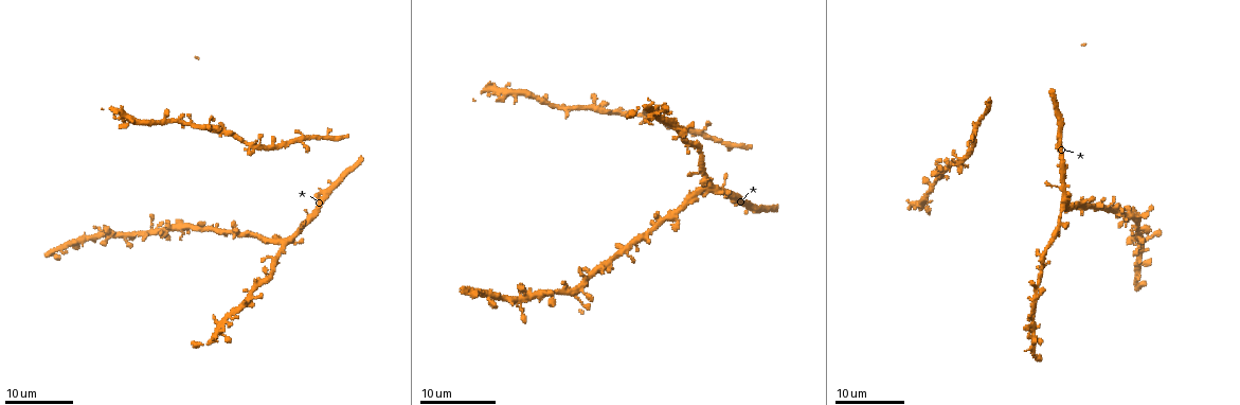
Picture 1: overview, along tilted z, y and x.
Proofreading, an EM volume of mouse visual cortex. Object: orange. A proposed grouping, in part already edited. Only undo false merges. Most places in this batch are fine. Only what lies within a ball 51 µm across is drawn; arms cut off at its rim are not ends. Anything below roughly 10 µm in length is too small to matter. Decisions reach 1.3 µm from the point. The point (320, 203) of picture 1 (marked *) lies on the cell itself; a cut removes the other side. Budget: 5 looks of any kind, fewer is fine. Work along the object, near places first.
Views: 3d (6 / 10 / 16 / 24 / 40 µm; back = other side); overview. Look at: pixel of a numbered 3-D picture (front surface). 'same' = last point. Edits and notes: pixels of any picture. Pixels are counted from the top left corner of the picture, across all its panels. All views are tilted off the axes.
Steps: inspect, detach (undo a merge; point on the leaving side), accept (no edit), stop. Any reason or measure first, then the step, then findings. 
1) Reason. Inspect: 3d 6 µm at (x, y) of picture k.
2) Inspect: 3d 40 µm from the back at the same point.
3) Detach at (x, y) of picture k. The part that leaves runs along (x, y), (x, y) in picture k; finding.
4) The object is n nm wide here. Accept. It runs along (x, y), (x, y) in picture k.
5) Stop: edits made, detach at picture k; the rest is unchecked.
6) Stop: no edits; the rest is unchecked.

Inspect: 3d 24 µm at (709, 183) of picture 1.

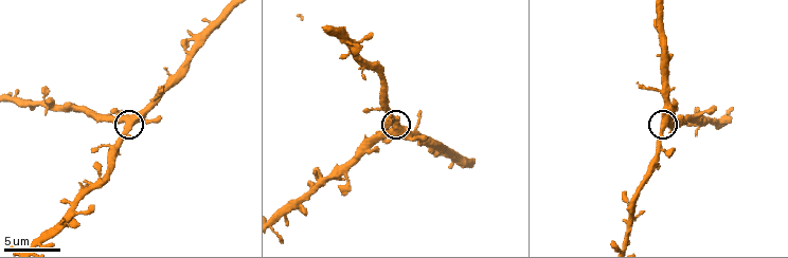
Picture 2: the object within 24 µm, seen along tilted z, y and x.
Inspect: 3d 6 µm at (392, 126) of picture 2.

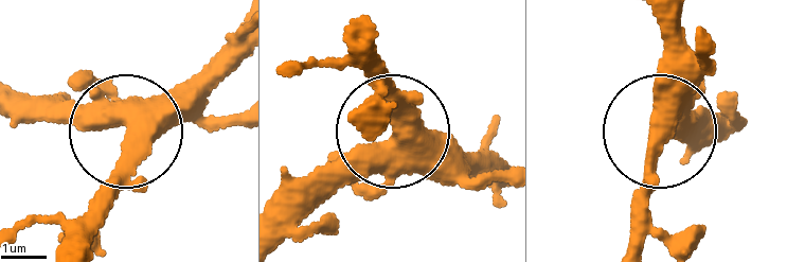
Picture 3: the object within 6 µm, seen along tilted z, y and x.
Accept. It runs along (671, 29), (647, 231) in picture 3; all the same cell.

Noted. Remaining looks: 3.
Three arms meet. Inspect: 3d 10 µm at (74, 214) of picture 2.

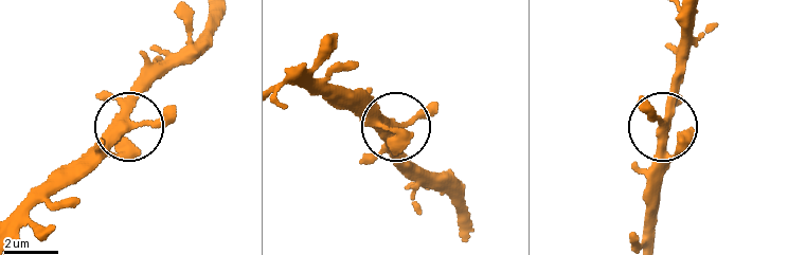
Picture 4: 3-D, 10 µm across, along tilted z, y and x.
The object is 380 nm wide here. Accept. It runs along (219, 12), (198, 44), (136, 103), (121, 134), (76, 172) in picture 4; all the same cell.

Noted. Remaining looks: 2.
Side arm on a straight run. Inspect: 3d 24 µm at (606, 111) of picture 1.

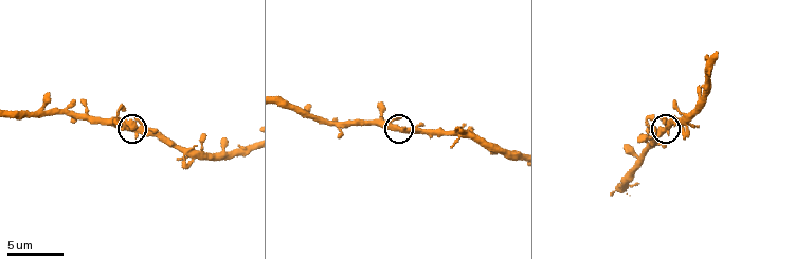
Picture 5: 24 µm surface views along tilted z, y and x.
Inspect: 3d 6 µm at (404, 131) of picture 5.

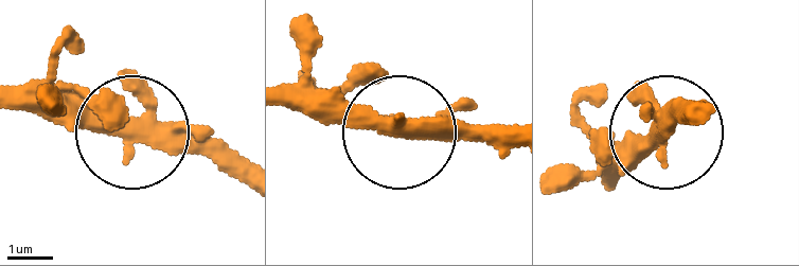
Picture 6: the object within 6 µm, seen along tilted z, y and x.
3 arms meet here. Accept. Continuous, no second cell.

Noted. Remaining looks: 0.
Stop: no edits; the rest is unchecked.

